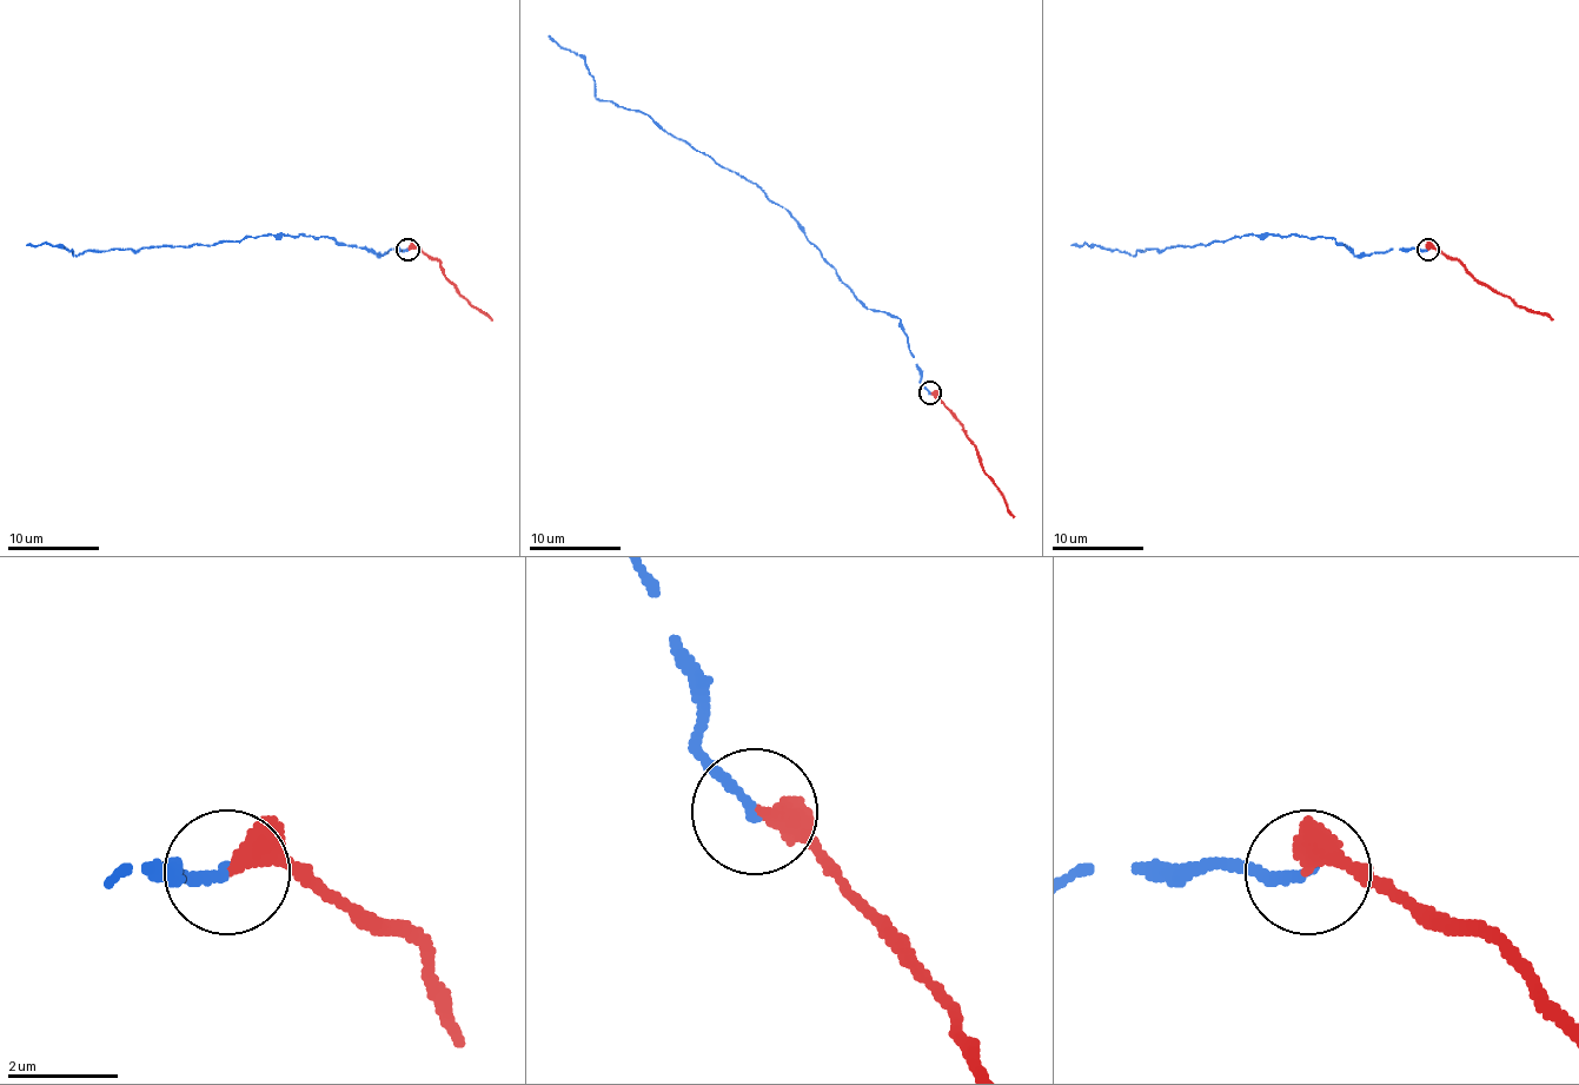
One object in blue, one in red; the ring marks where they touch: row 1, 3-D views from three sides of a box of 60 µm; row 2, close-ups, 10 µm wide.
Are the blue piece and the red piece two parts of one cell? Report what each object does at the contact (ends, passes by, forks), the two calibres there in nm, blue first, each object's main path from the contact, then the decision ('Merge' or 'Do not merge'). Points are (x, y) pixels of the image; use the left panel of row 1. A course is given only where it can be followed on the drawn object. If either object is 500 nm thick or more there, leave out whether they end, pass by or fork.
At the ring blue ends. At the ring red ends. Thickness 190 nm (blue) against 400 nm. Course of blue: (407, 250), (378, 255), (334, 238), (261, 235), (211, 245), (83, 250), (77, 255), (62, 245), (26, 245). Course of red: (407, 250), (419, 247), (433, 257), (463, 296), (492, 321). Merge

